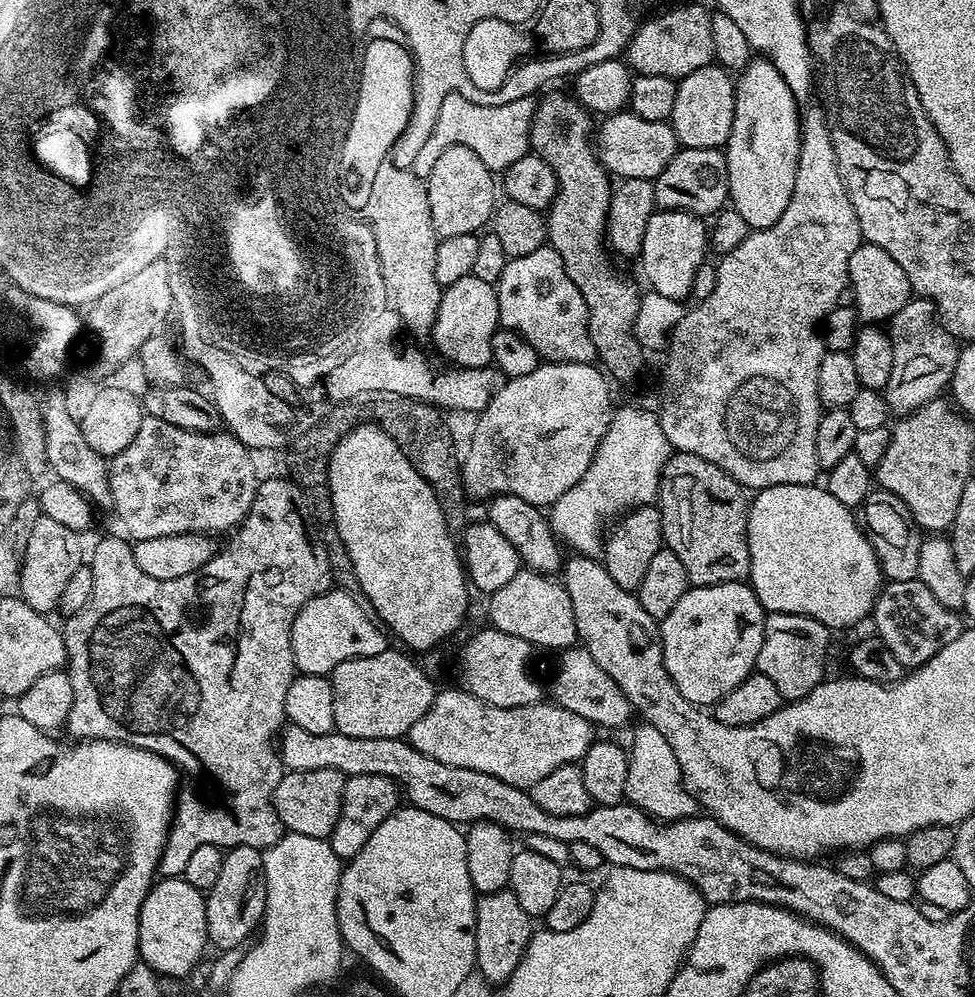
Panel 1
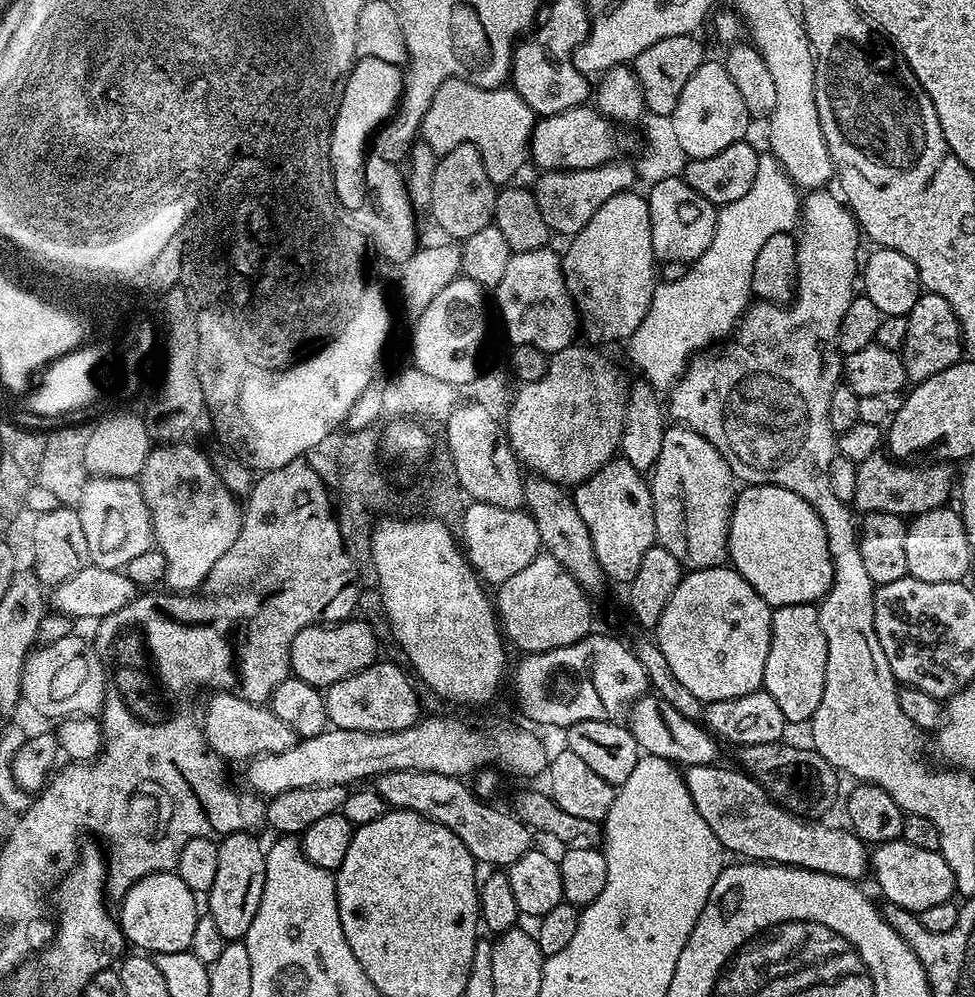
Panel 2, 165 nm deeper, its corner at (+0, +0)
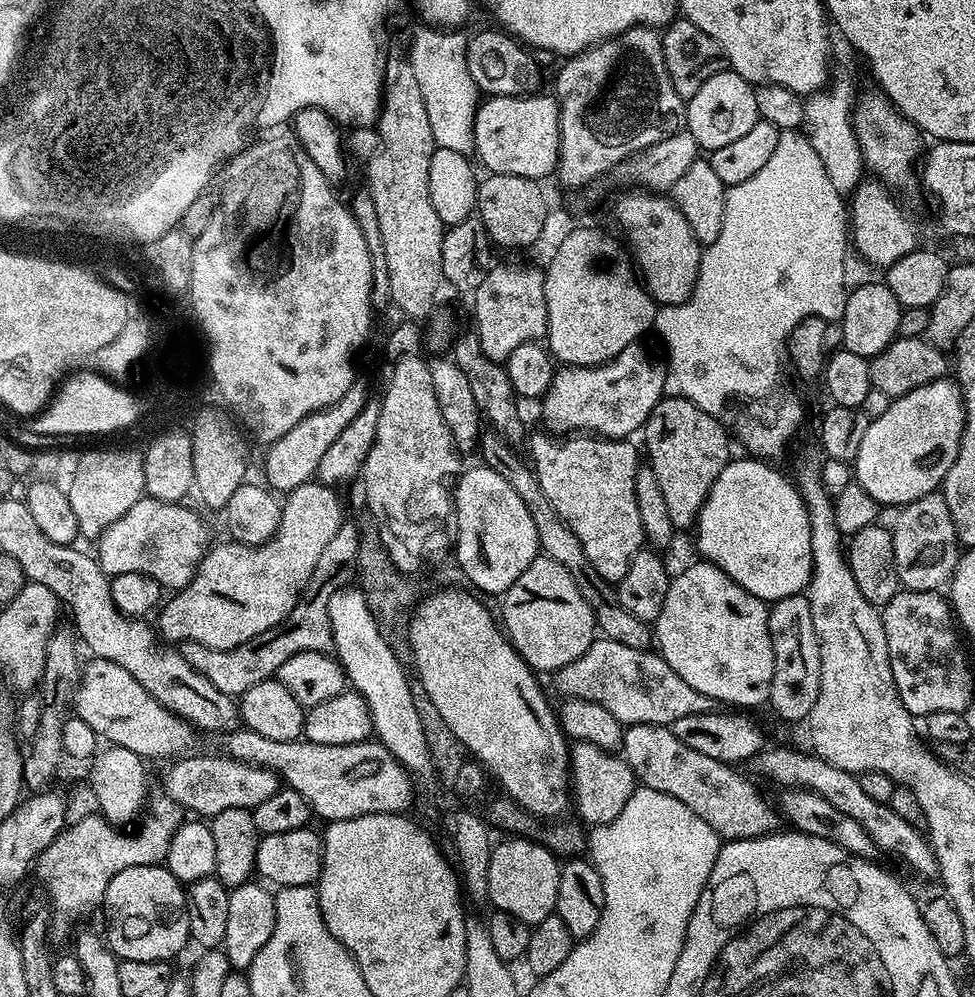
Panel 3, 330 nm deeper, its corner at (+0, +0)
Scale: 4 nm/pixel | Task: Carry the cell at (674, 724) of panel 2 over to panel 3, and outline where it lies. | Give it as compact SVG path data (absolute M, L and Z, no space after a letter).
M765 747L764 751L752 757L751 767L754 766L768 780L776 784L784 784L785 789L805 788L830 802L834 810L842 810L842 814L850 814L854 822L862 825L871 836L879 851L890 852L892 855L906 862L918 875L935 879L939 872L937 860L933 854L932 845L927 837L908 822L903 821L894 813L891 805L882 804L867 797L863 793L859 779L853 773L842 770L833 764L827 764L821 756L809 752L798 752L794 748Z

